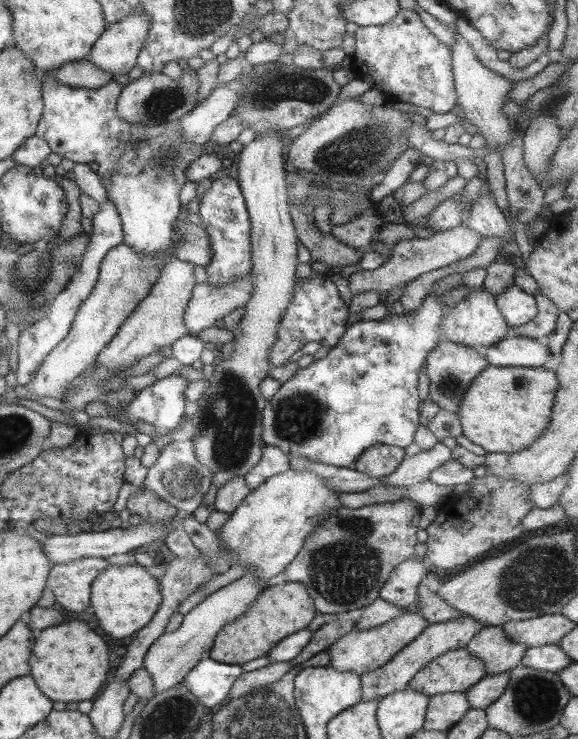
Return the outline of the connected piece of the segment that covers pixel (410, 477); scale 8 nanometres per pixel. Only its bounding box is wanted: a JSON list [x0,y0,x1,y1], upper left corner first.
[381,442,451,487]

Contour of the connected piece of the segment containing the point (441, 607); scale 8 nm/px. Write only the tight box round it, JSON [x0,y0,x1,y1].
[416,582,463,624]

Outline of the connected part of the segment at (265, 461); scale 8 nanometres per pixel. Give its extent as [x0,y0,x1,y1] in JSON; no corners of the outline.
[243,445,290,491]

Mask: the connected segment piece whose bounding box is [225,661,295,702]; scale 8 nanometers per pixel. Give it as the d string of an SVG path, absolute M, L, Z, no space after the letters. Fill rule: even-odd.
M289 661L271 662L261 668L241 673L233 681L233 686L229 687L229 693L225 697L225 702L239 698L239 696L245 694L253 687L265 686L279 681L285 673L289 672L291 667L295 667L295 664Z

